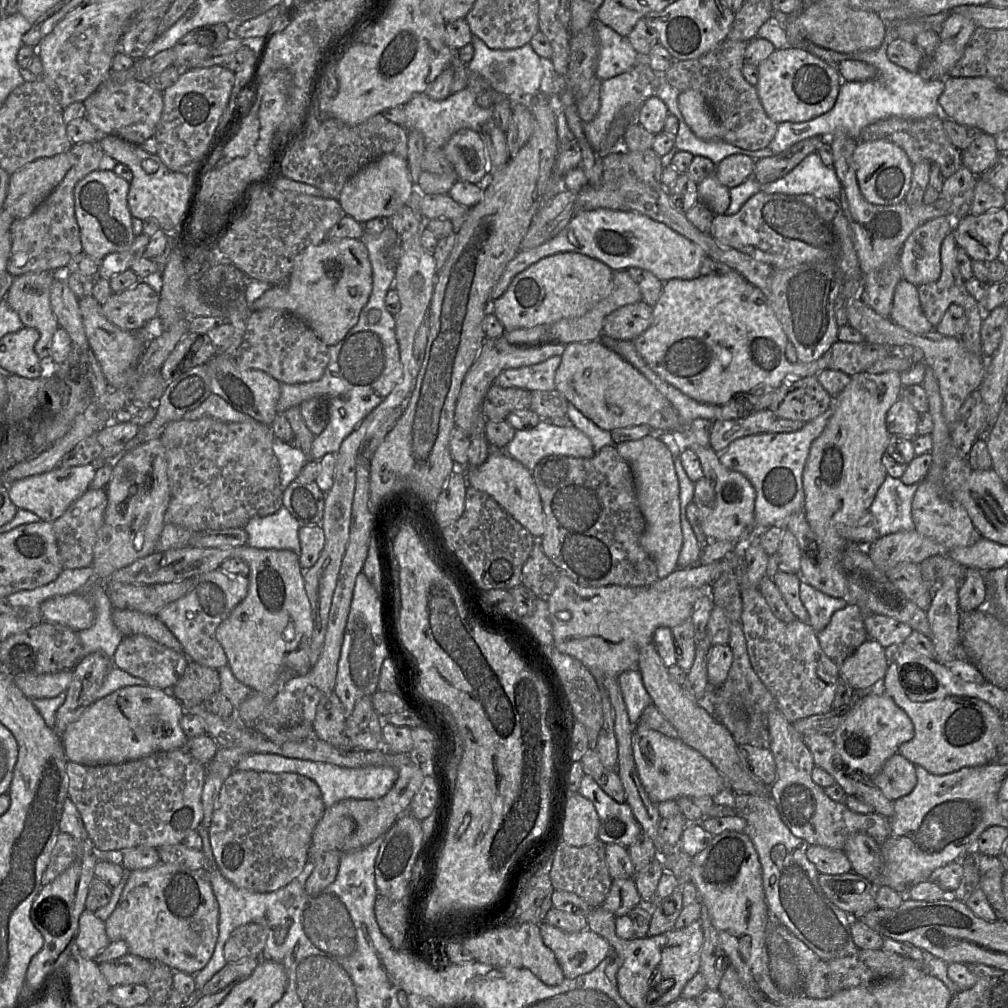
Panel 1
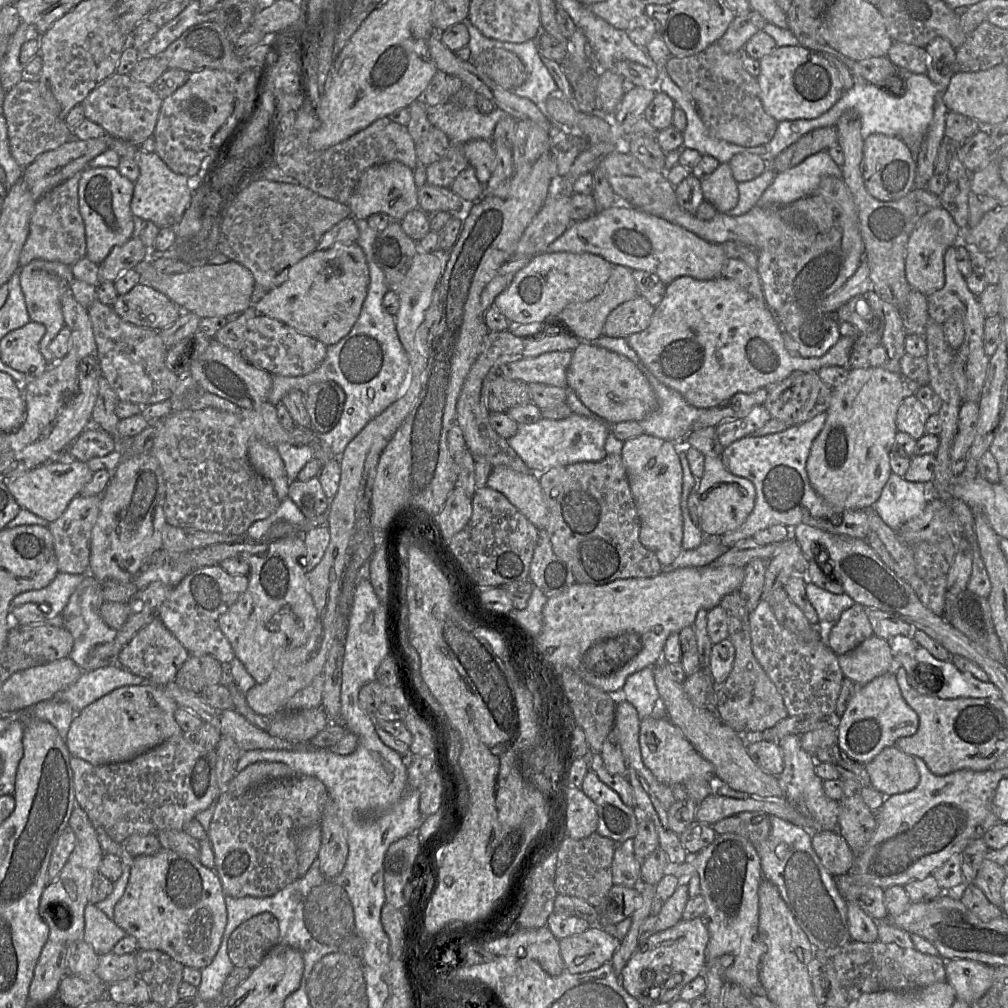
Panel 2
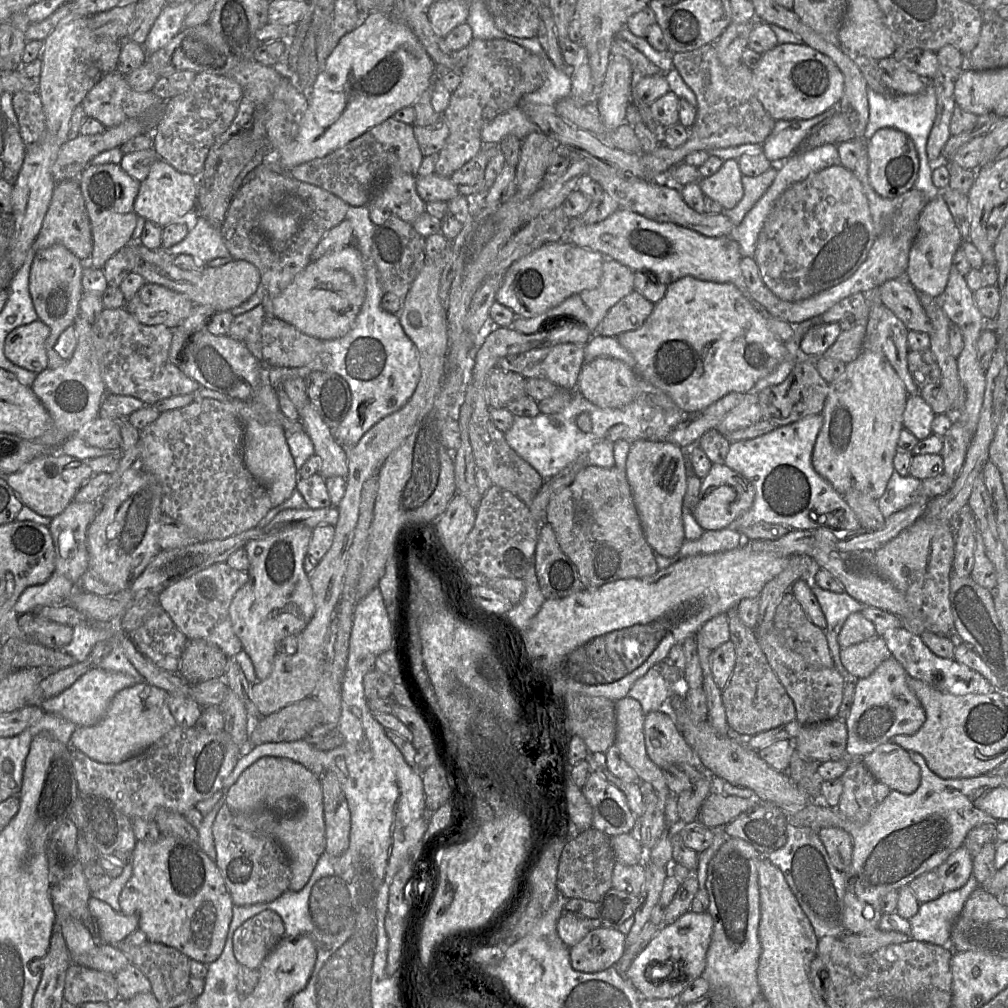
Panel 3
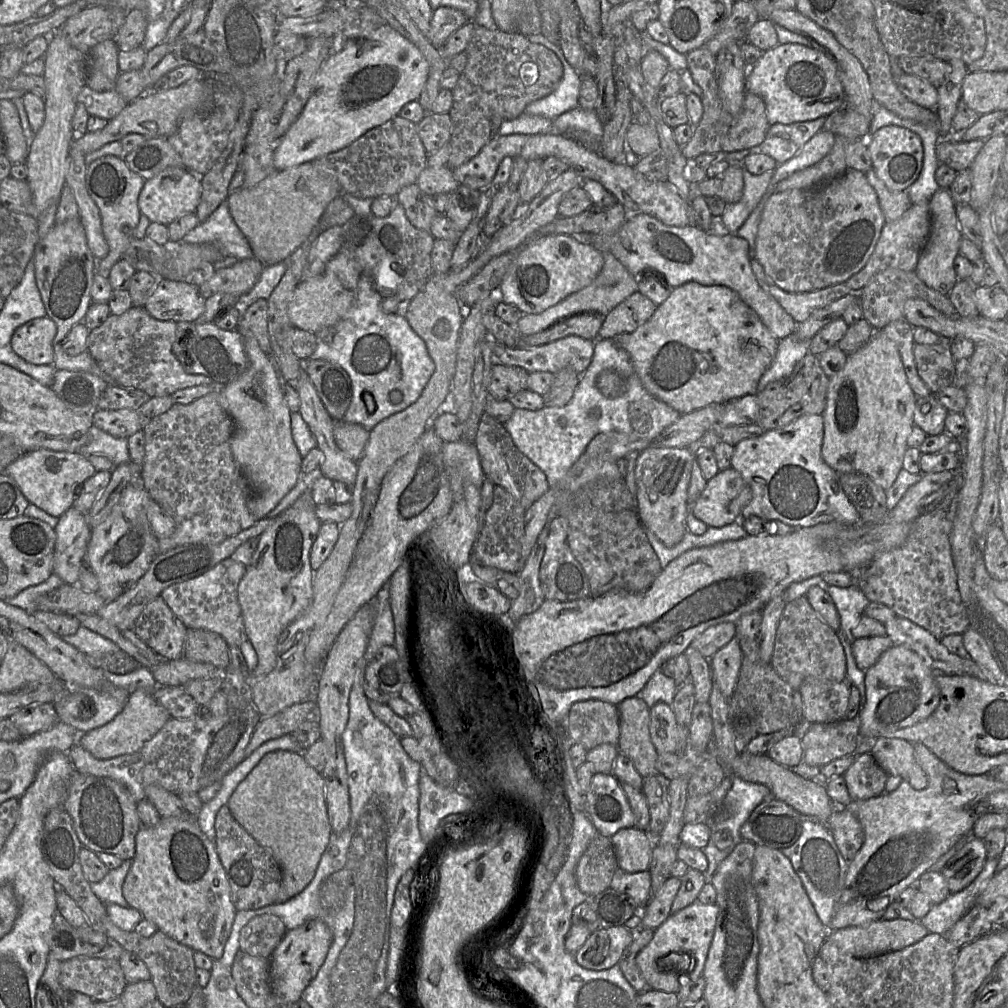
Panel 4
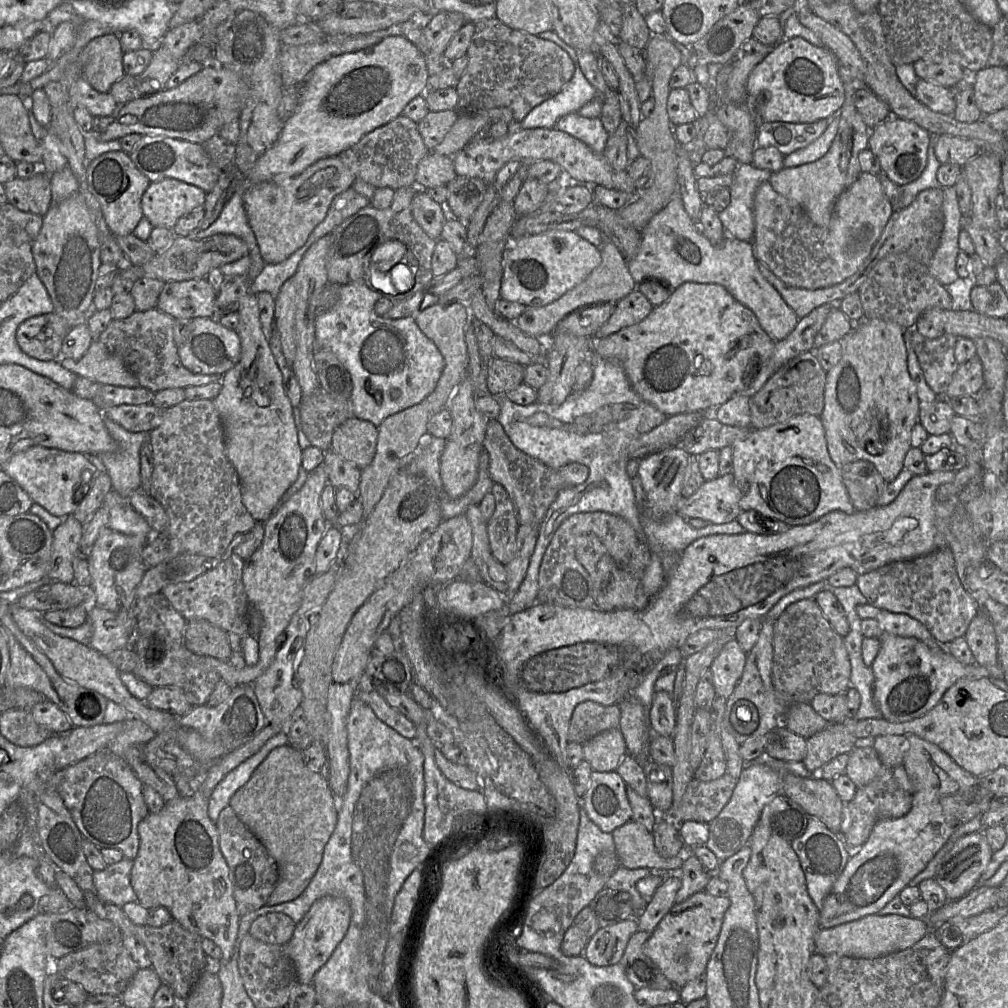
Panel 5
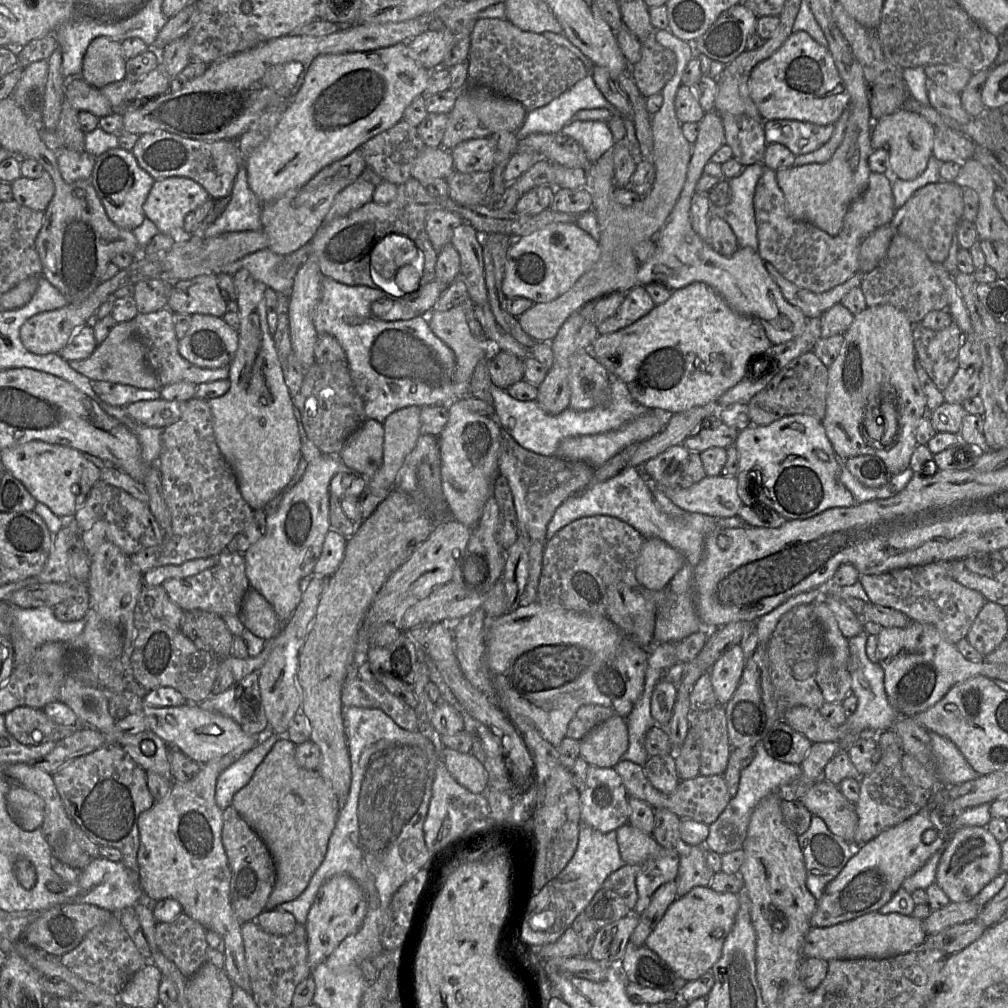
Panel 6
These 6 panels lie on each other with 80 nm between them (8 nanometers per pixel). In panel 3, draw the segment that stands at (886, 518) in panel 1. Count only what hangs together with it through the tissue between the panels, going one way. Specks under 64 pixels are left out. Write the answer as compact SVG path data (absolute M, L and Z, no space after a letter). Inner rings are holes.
M893 472L878 506L884 518L901 511L918 500L930 499L920 495L922 480L912 476L901 476Z

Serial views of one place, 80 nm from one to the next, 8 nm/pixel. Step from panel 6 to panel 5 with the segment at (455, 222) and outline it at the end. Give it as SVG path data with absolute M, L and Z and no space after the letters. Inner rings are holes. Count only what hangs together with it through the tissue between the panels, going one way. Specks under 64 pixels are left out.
M419 190L411 204L412 215L424 232L439 240L444 223L450 217L446 205L431 199L426 190Z

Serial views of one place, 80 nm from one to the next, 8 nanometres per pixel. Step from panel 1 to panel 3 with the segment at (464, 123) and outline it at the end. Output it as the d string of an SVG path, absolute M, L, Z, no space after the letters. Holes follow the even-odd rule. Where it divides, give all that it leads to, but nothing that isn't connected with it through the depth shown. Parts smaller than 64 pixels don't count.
M518 107L499 113L492 121L486 122L481 132L482 142L499 143L502 138L513 135L519 139L537 131L538 126Z

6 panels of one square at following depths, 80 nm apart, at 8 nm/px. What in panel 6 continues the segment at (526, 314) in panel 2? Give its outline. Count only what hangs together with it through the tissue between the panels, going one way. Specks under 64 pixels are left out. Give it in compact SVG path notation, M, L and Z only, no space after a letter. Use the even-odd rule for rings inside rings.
M552 223L527 236L517 238L508 249L502 282L506 298L527 298L534 303L545 303L568 291L600 258L598 242L575 223Z

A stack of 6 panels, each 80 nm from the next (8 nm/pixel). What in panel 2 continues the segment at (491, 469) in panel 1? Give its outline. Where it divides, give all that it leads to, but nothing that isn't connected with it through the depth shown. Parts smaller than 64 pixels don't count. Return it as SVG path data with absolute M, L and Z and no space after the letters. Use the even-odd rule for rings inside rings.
M496 466L492 468L486 486L503 494L538 530L543 530L547 528L548 515L538 474L524 474L506 466Z

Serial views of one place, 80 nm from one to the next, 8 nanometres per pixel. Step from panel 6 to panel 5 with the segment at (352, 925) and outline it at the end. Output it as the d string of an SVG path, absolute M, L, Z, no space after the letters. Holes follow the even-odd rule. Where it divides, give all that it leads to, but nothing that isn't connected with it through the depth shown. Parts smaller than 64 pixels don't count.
M325 896L313 903L304 918L296 924L290 940L284 945L285 952L294 965L297 983L312 984L316 973L344 938L350 921L351 907L343 898Z

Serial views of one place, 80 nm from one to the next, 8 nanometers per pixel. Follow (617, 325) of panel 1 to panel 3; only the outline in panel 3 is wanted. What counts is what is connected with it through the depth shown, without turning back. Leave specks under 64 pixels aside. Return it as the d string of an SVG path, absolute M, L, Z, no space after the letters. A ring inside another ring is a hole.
M637 291L618 301L606 314L596 334L617 337L643 326L654 310L655 304Z

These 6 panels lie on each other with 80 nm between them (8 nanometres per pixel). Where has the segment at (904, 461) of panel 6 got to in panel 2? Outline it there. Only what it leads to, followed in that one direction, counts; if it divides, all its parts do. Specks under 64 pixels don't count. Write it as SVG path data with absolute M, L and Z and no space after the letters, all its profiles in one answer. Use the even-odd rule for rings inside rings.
M882 367L849 369L847 379L832 389L824 427L812 443L806 464L814 490L828 503L851 510L872 507L892 473L889 456L898 432L896 418L900 404L908 396L908 385L899 373Z

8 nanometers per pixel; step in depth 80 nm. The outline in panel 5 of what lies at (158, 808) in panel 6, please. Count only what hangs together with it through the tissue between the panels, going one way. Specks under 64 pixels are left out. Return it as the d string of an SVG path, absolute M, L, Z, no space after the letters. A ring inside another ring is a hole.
M267 723L252 740L208 765L204 779L193 796L178 795L165 802L159 812L149 813L138 825L140 845L130 874L137 903L148 910L165 907L170 912L172 920L176 920L185 929L197 933L202 938L212 940L221 949L220 962L228 961L233 955L240 915L233 897L229 868L220 850L216 823L208 816L209 799L215 787L229 772L254 755L271 737L282 731L284 731L283 727Z

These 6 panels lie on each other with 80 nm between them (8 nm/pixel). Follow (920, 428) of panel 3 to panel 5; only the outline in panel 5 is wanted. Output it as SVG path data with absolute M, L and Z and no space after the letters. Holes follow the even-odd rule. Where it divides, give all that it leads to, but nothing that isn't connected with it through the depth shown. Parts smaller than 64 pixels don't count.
M938 398L930 404L920 403L918 423L929 435L941 435L950 432L951 421L956 414L946 399Z

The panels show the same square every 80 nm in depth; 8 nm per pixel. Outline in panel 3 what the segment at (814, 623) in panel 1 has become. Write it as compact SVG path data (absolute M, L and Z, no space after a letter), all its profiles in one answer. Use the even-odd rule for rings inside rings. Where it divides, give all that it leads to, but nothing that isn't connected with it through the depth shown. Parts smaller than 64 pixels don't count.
M813 575L803 577L807 579L808 585L812 588L821 609L826 618L825 633L829 645L829 649L834 661L834 667L845 678L846 681L856 683L858 679L850 675L840 661L841 647L838 643L838 634L848 616L854 612L862 612L864 605L854 599L845 591L835 593L826 589L822 589L812 581Z

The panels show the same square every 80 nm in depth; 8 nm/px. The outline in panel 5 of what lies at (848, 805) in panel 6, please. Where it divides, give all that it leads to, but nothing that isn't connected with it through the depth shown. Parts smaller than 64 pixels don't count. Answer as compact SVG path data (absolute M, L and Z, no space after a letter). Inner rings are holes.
M784 772L782 794L800 805L809 816L818 818L831 832L840 833L845 803L831 782Z

